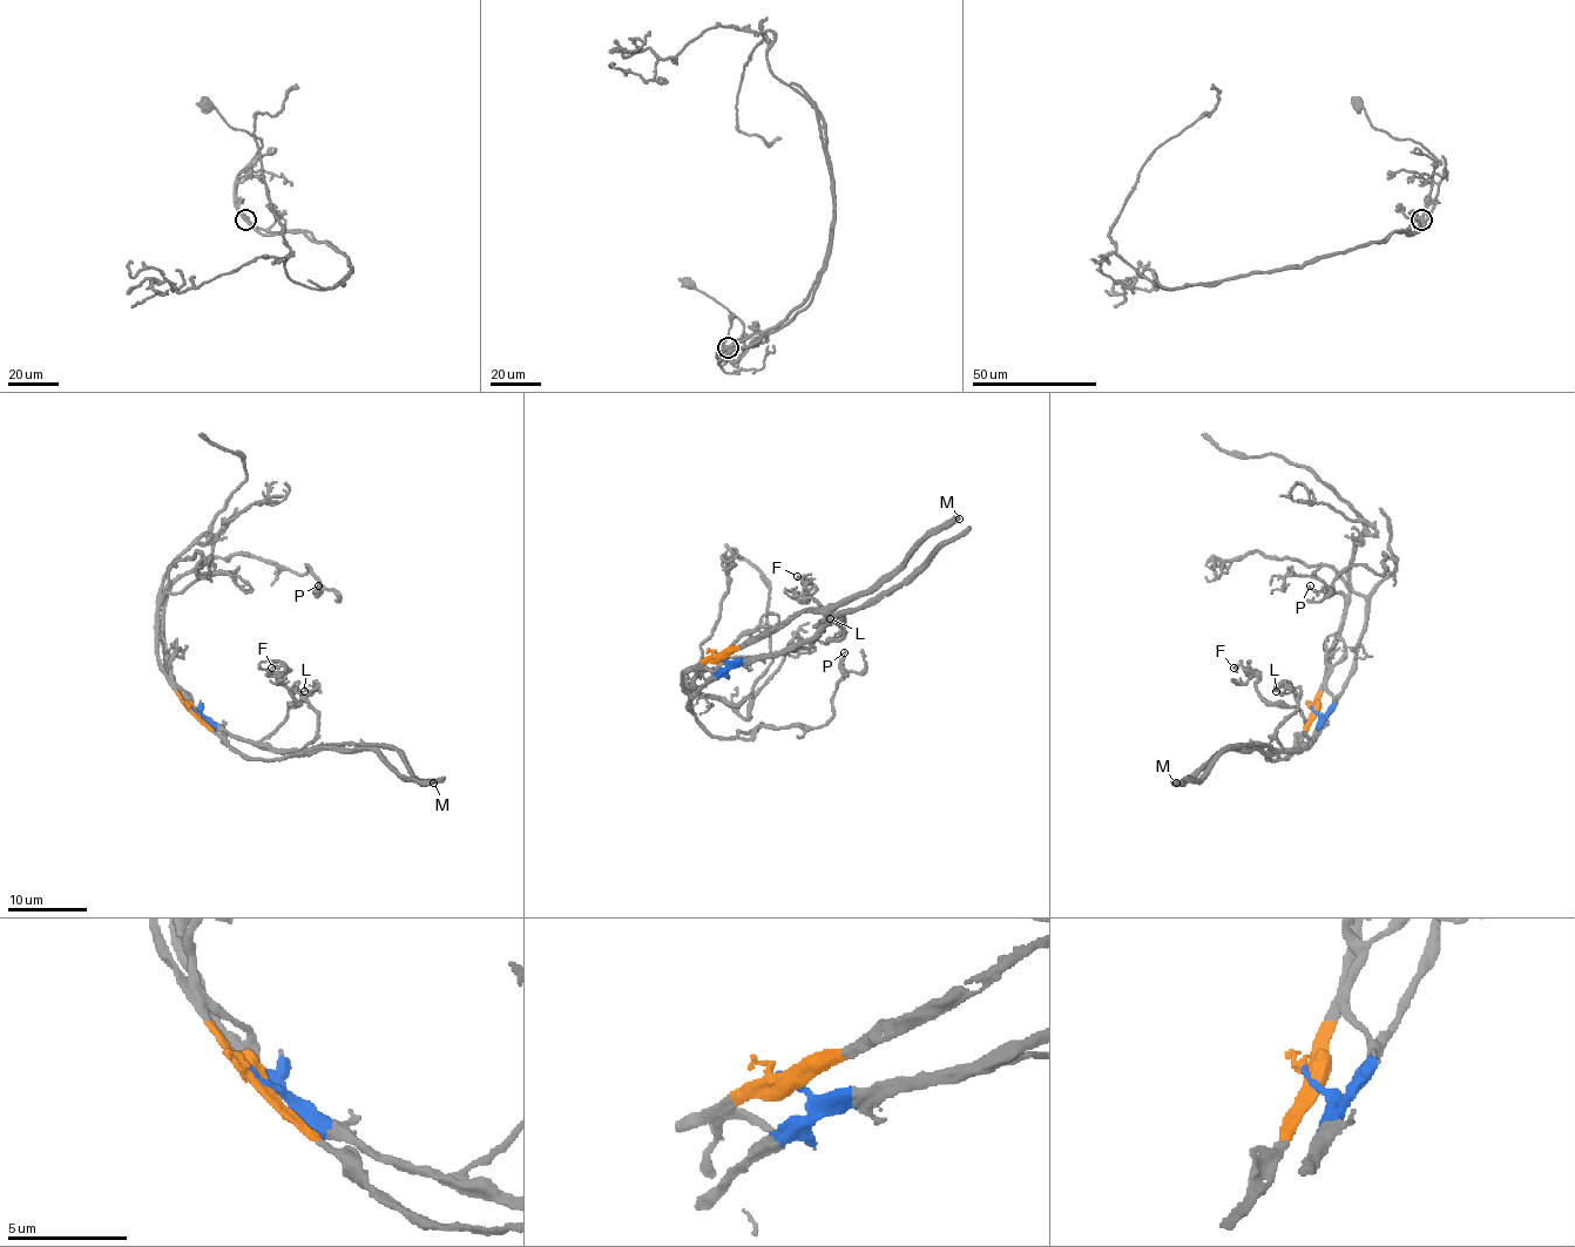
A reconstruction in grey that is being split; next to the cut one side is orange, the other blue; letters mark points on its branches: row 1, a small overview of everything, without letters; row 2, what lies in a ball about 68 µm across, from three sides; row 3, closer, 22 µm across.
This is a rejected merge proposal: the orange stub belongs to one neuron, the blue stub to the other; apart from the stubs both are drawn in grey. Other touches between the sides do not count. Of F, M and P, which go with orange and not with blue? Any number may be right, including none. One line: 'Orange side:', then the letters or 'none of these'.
Orange side: M

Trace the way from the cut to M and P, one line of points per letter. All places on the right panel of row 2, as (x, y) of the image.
M: (1315, 712), (1308, 732), (1282, 759), (1269, 758), (1262, 750), (1222, 750), (1191, 779), (1176, 784)
P: (1315, 712), (1343, 692), (1366, 597), (1397, 557), (1385, 555), (1385, 571), (1349, 566), (1326, 591), (1309, 585)

